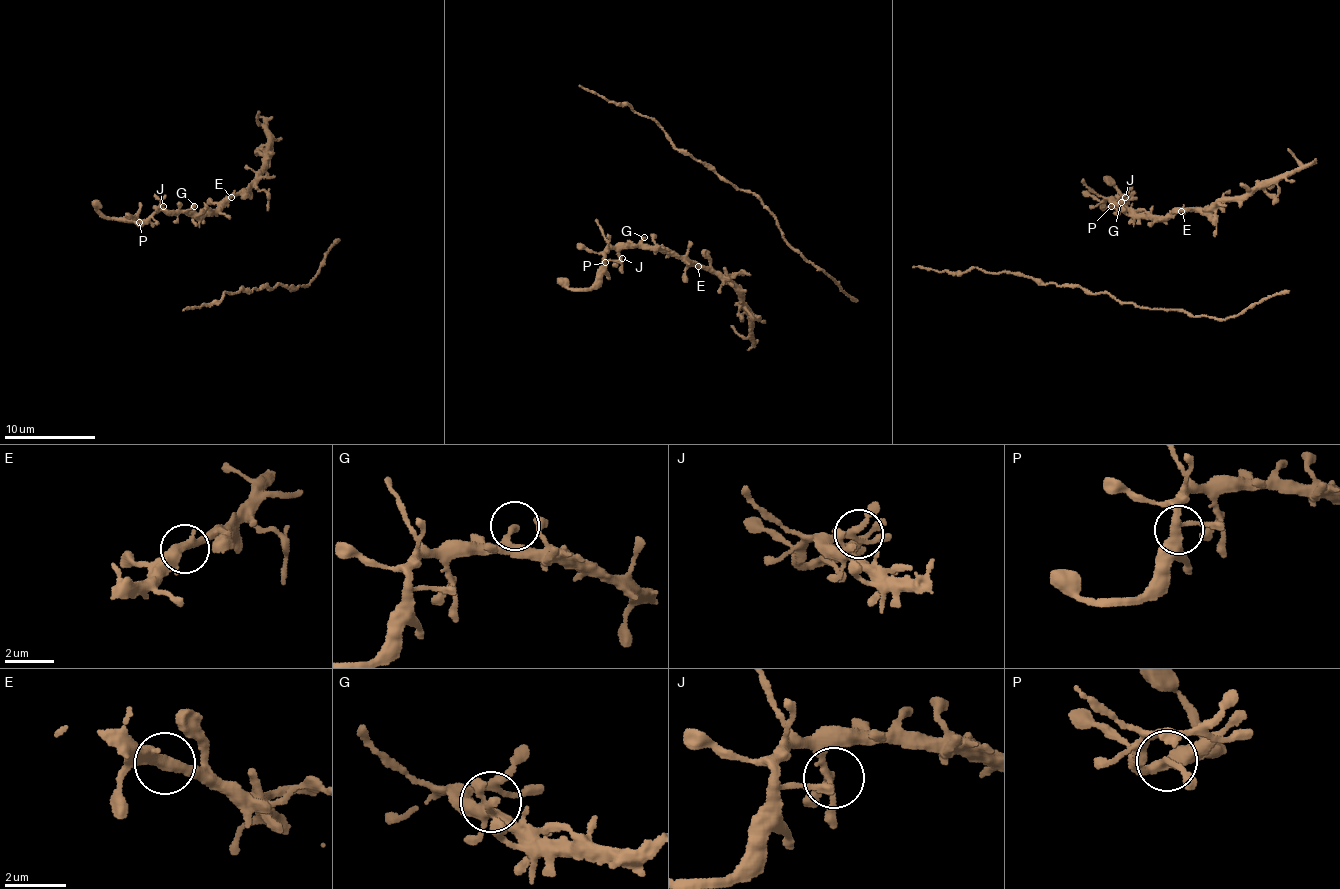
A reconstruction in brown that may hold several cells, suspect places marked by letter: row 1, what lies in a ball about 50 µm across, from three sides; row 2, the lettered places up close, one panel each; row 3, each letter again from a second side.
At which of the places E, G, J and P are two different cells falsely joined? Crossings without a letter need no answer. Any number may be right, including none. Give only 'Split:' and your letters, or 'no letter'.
Split: no letter

